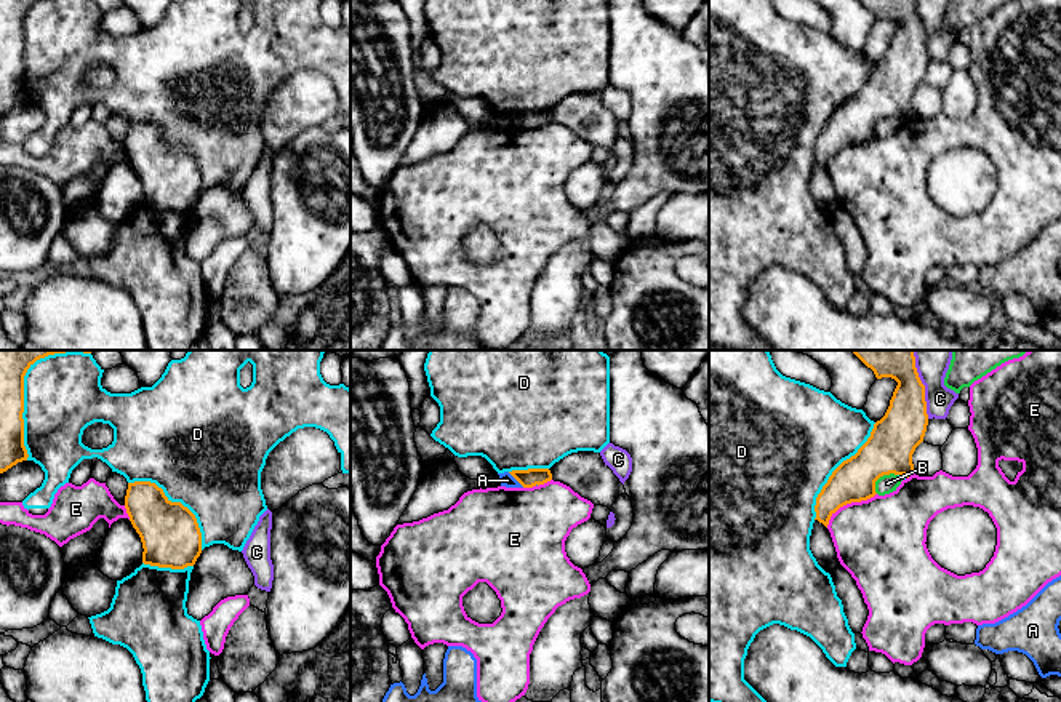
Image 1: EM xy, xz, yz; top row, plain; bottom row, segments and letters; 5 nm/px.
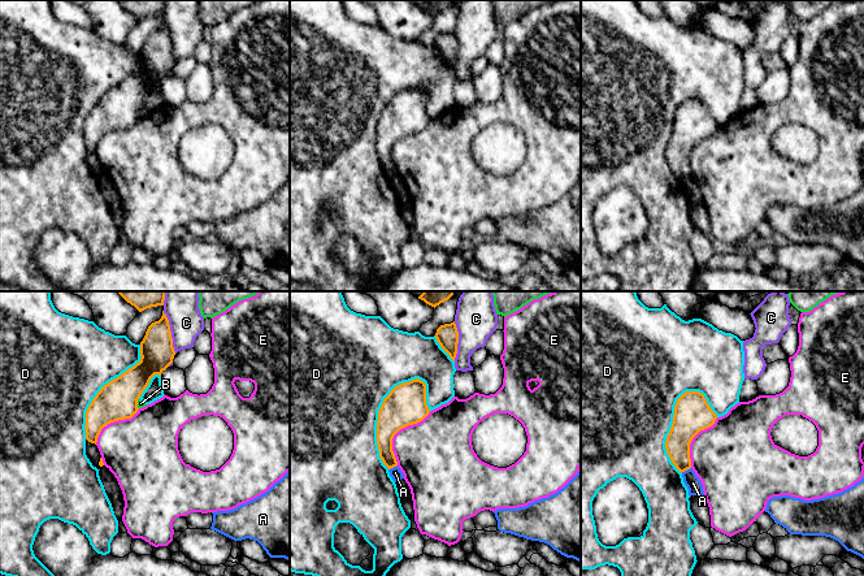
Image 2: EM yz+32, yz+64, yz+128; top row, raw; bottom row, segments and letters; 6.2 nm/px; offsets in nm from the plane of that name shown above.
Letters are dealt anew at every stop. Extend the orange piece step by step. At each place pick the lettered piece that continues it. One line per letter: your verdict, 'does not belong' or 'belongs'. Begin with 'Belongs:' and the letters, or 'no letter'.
Belongs: no letter
A: does not belong
B: does not belong
C: does not belong
D: does not belong
E: does not belong

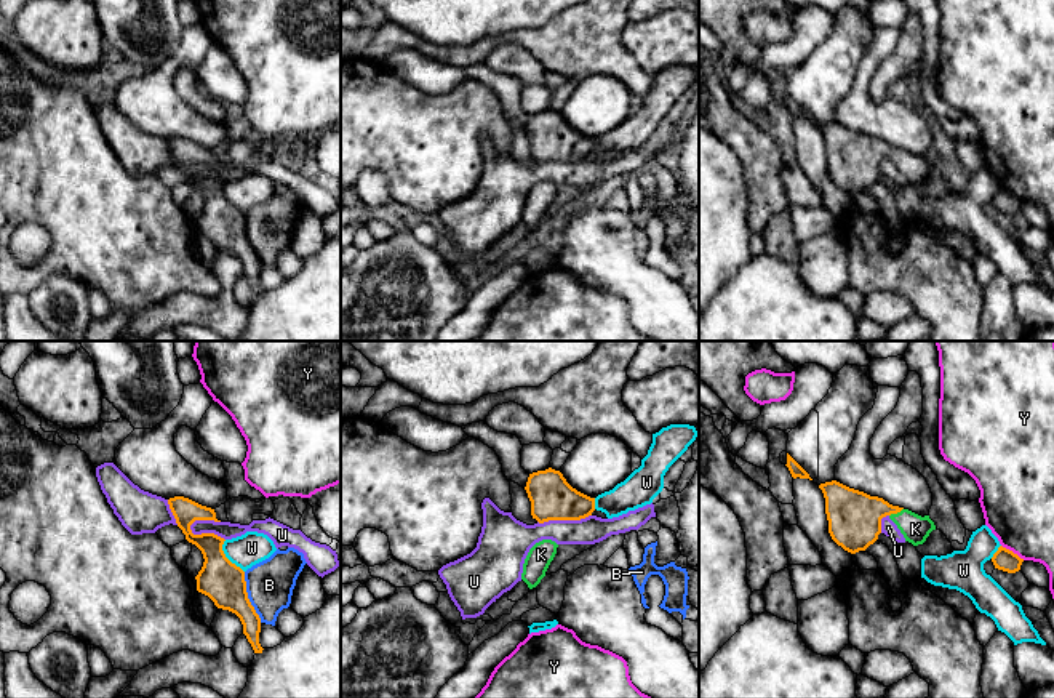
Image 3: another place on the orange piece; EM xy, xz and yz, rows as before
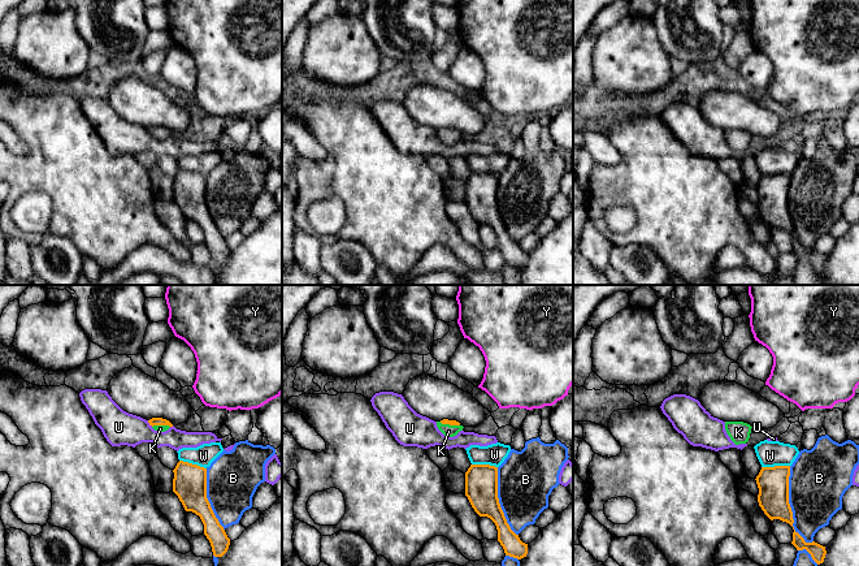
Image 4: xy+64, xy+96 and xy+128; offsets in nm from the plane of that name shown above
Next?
Belongs: K
B: does not belong
K: belongs
U: does not belong
W: does not belong
Y: does not belong

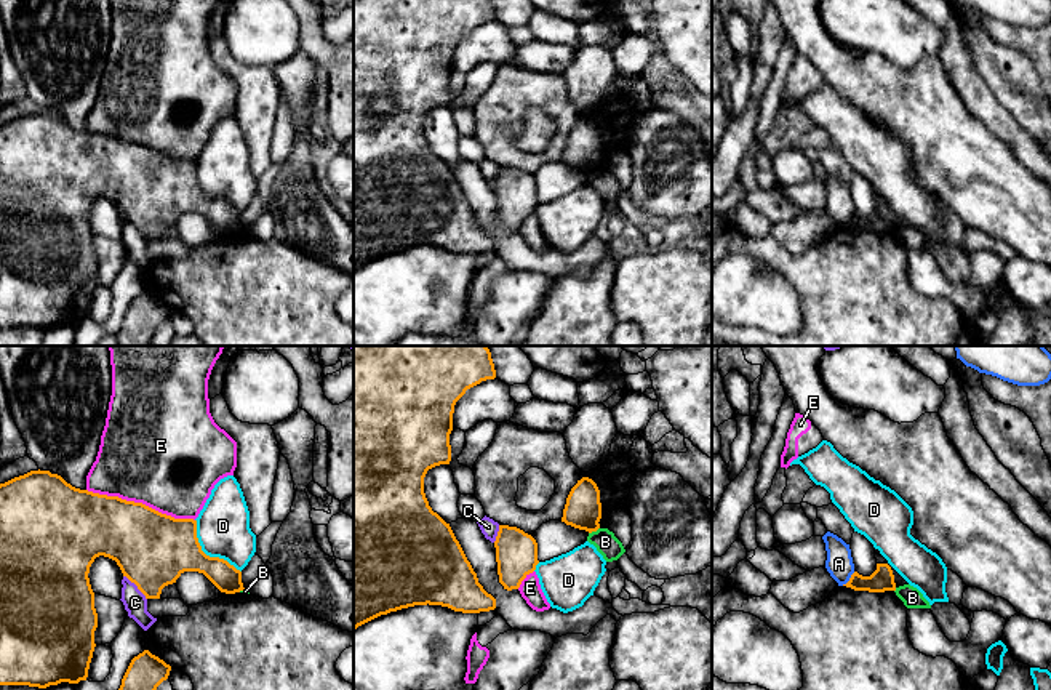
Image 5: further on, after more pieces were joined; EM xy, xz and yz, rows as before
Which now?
Belongs: no letter
A: does not belong
B: does not belong
C: does not belong
D: does not belong
E: does not belong

